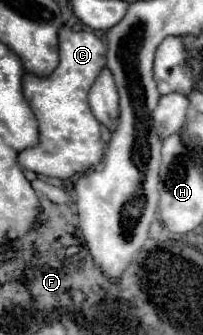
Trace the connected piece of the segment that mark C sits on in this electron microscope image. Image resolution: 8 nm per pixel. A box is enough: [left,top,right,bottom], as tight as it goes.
[19,27,107,179]

